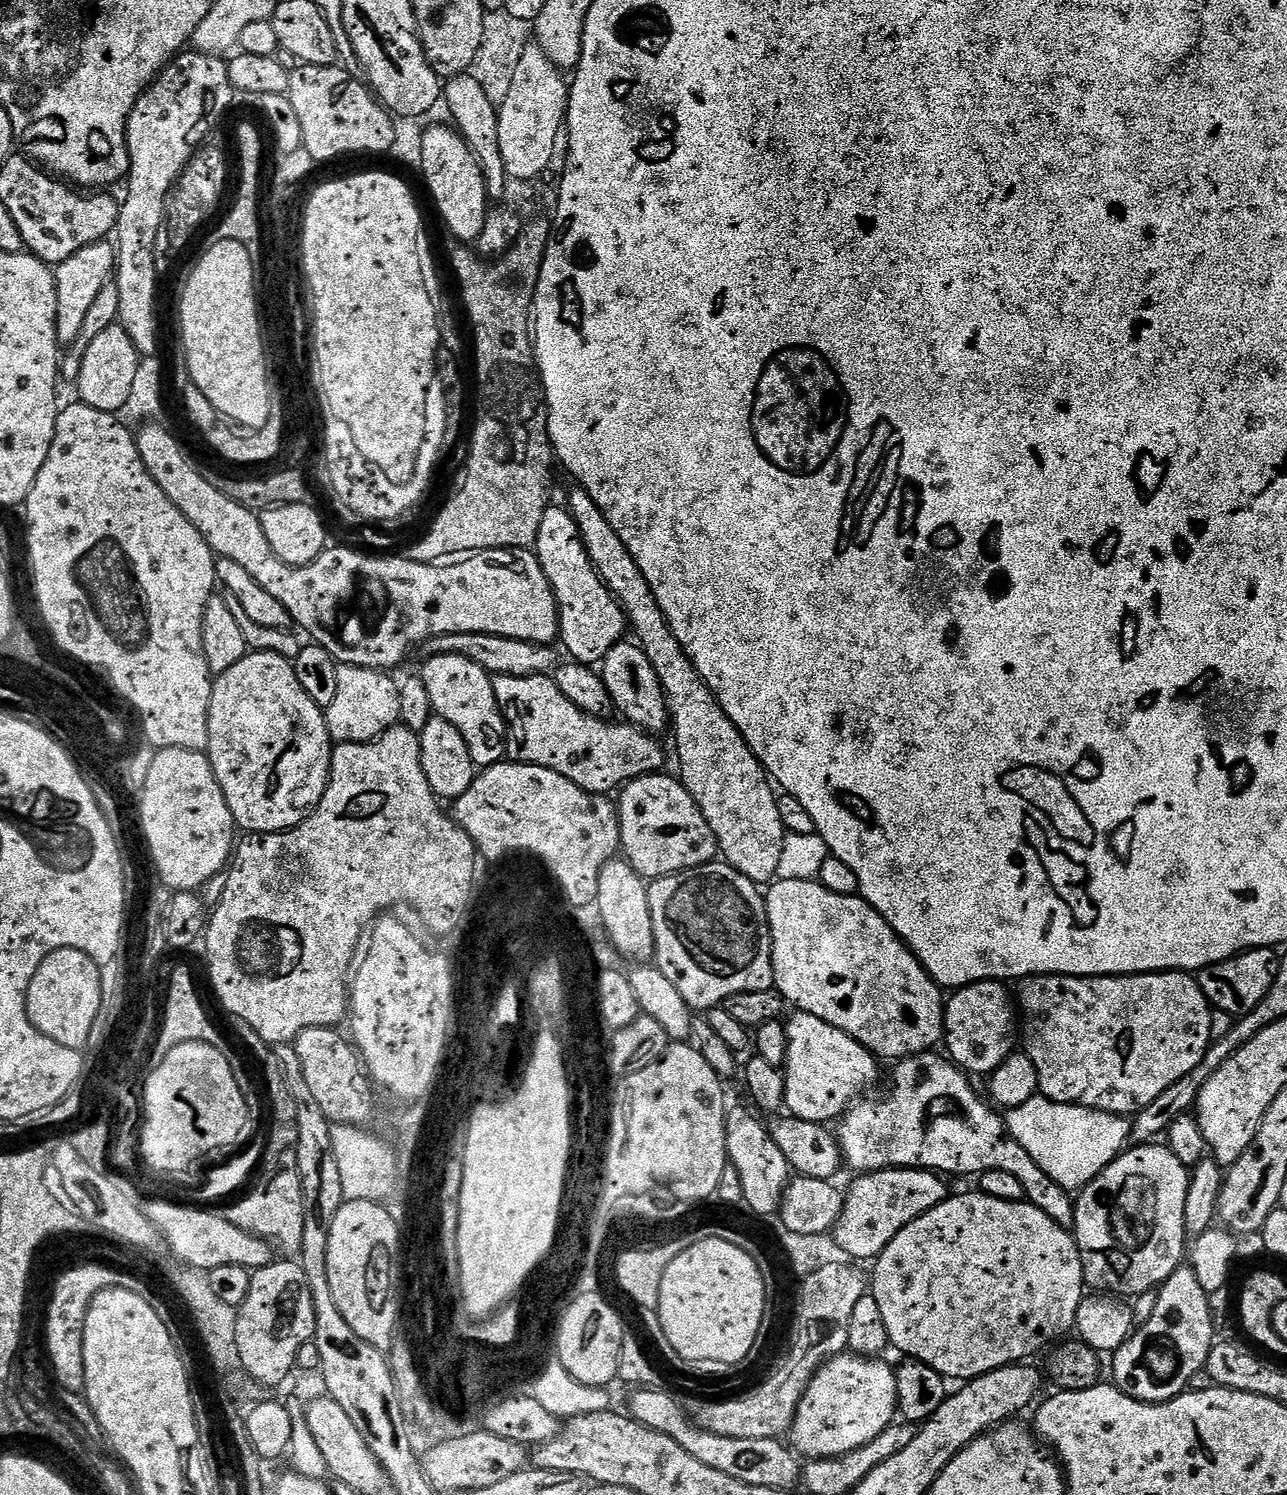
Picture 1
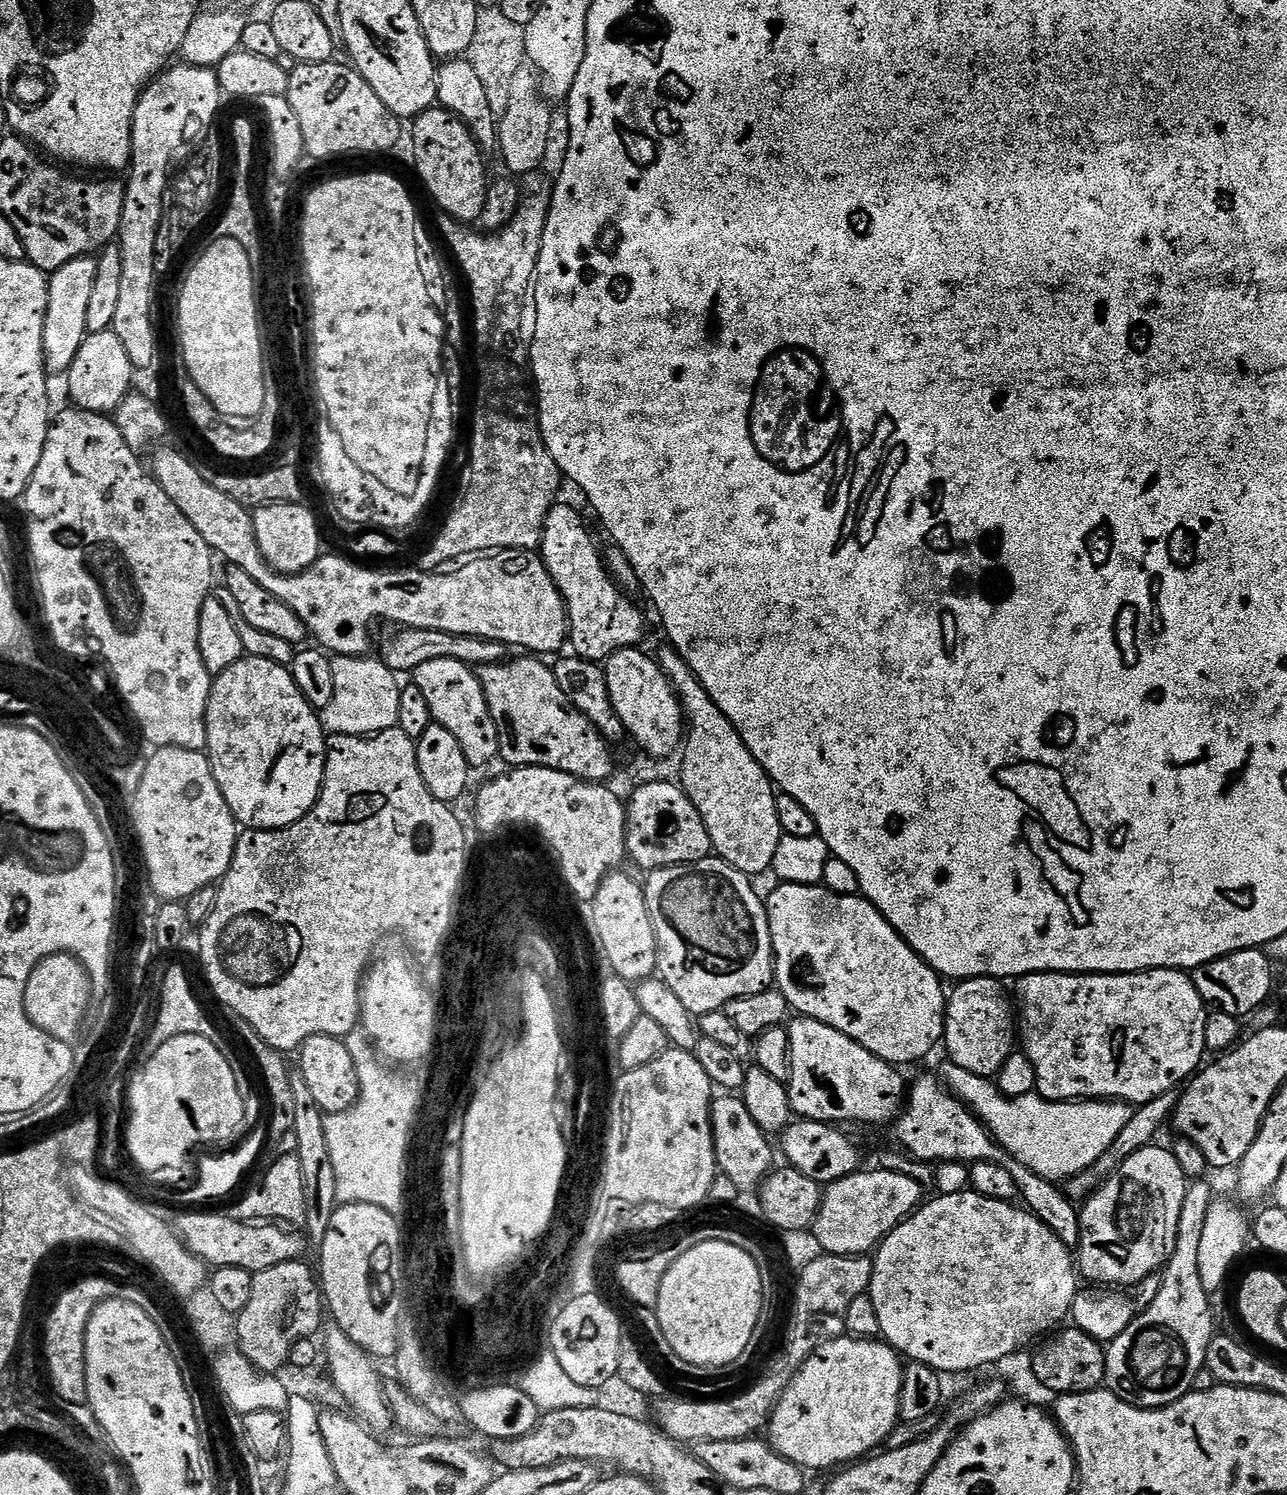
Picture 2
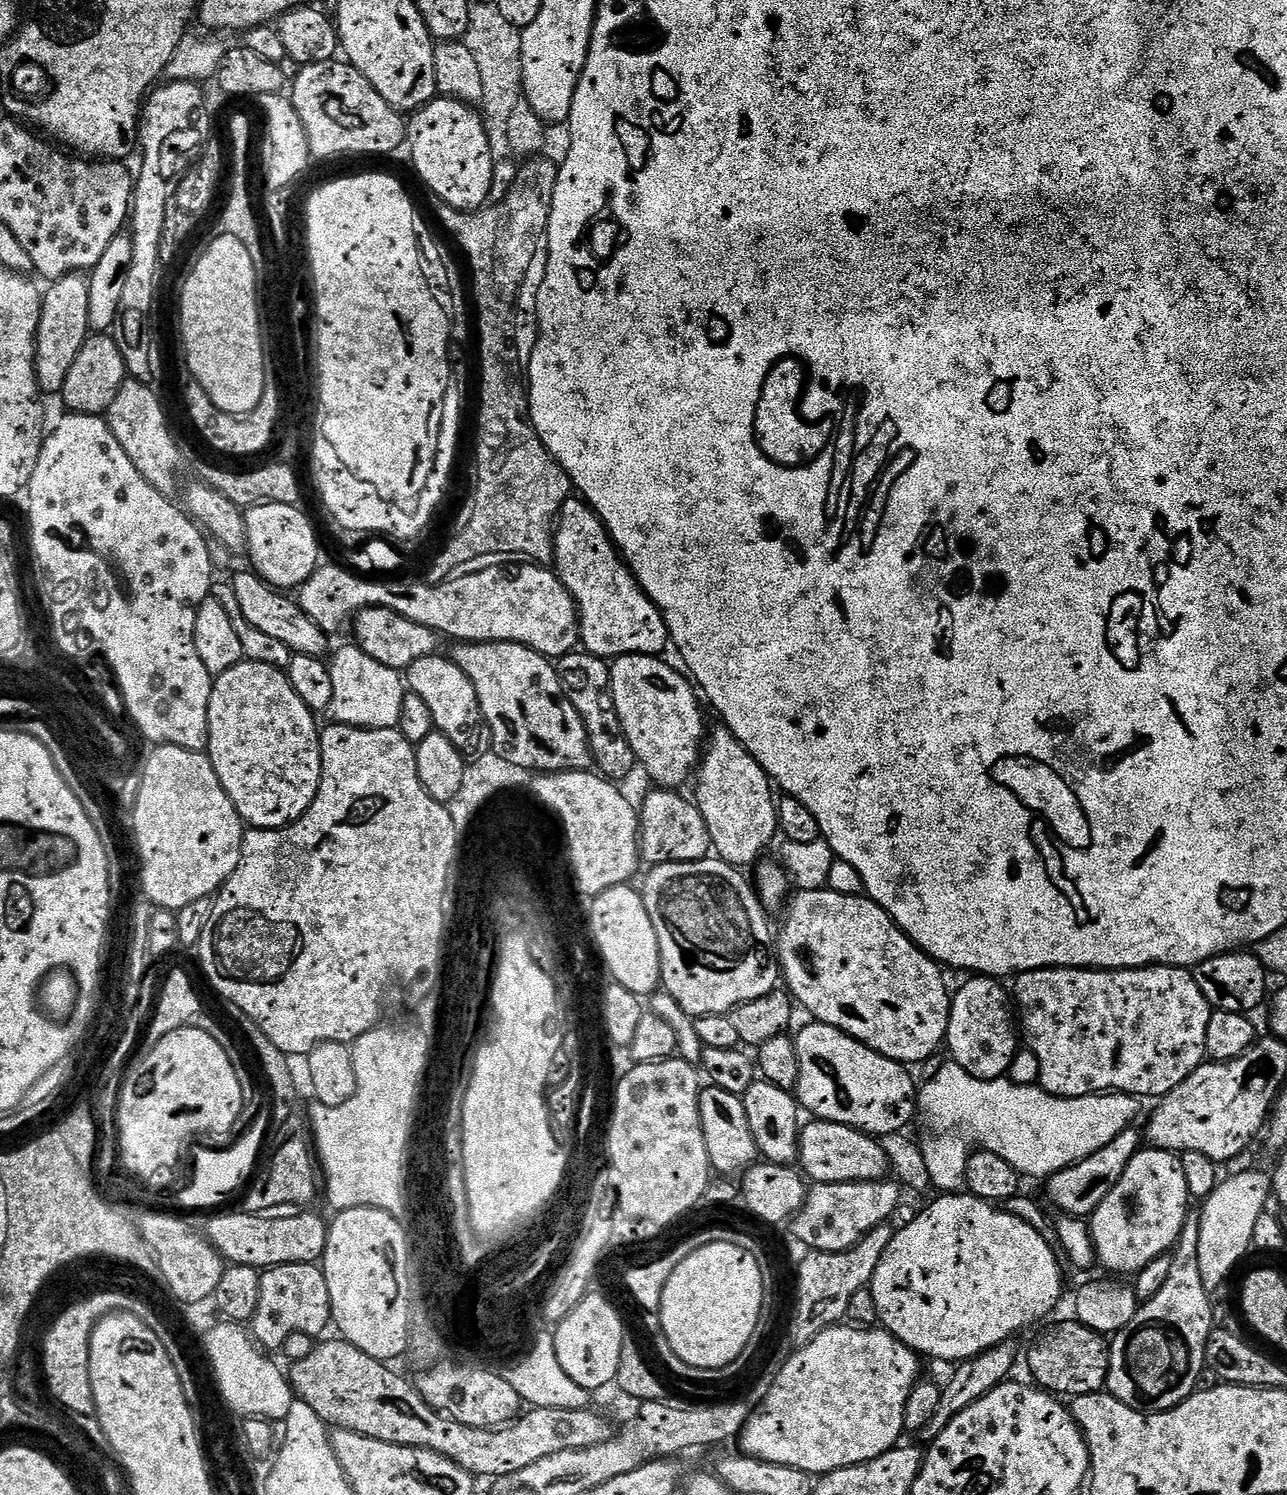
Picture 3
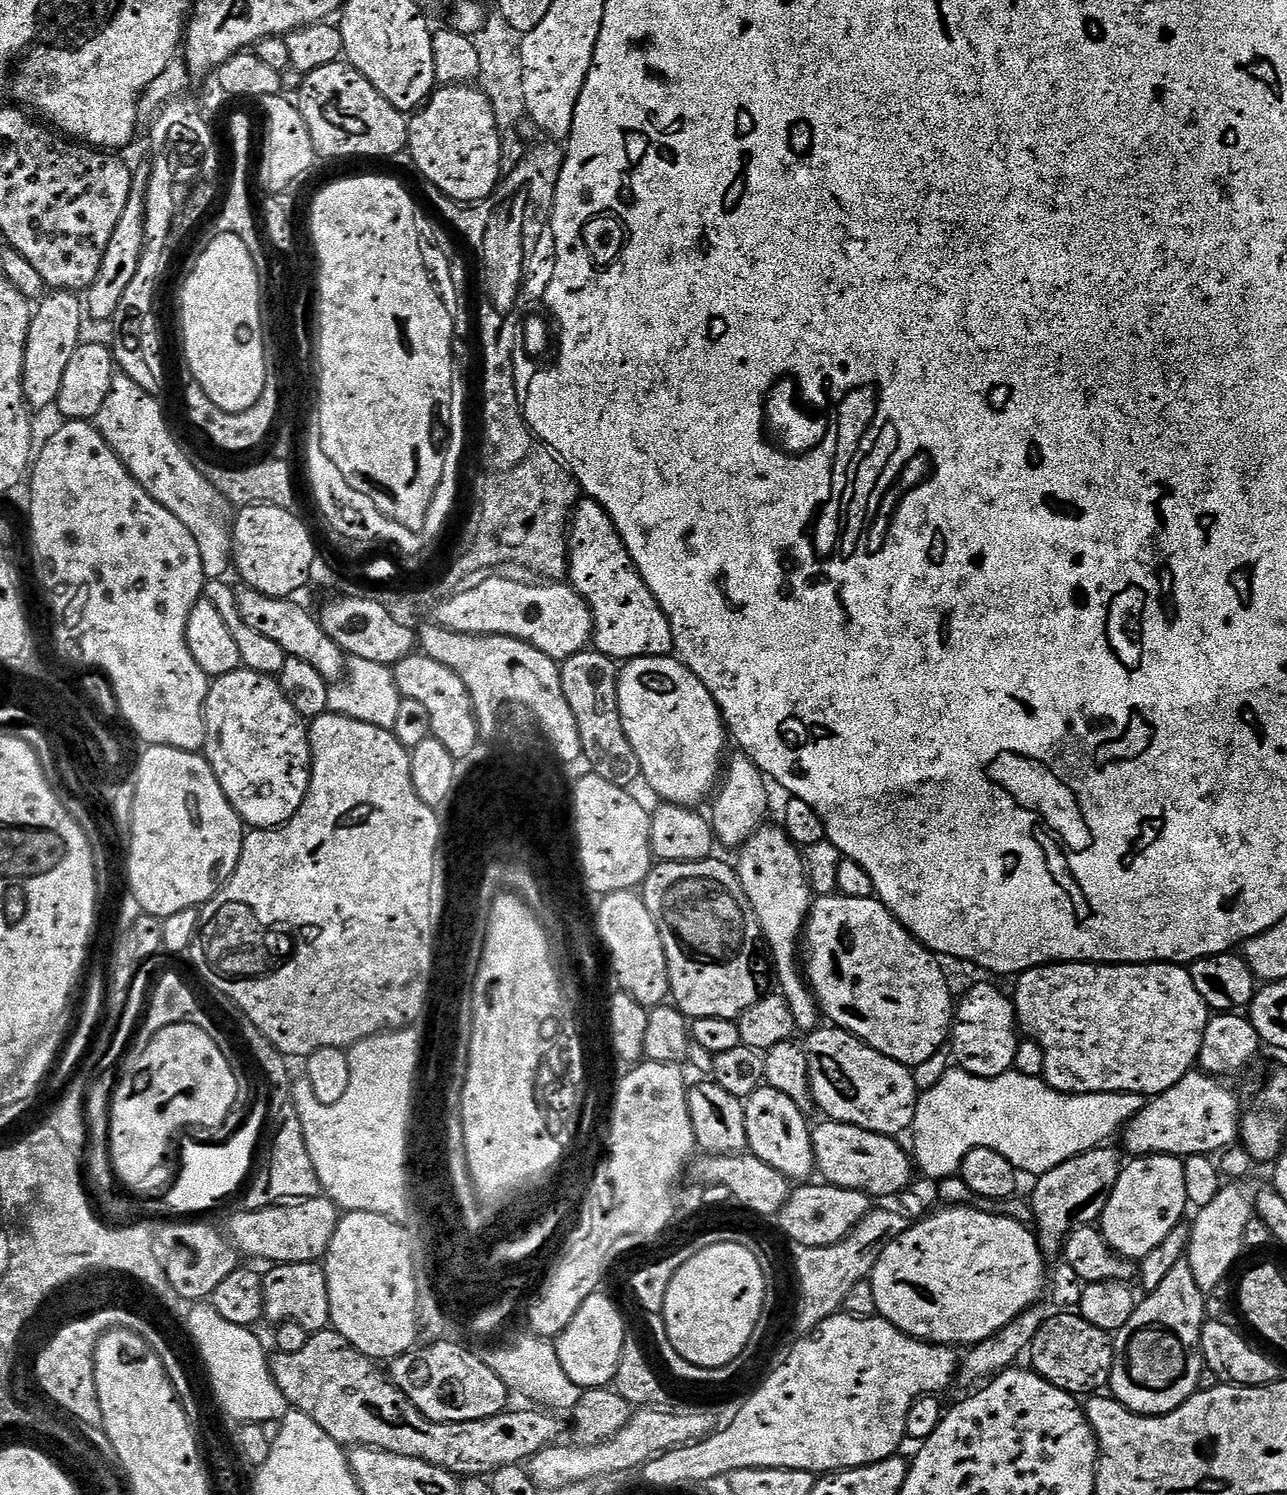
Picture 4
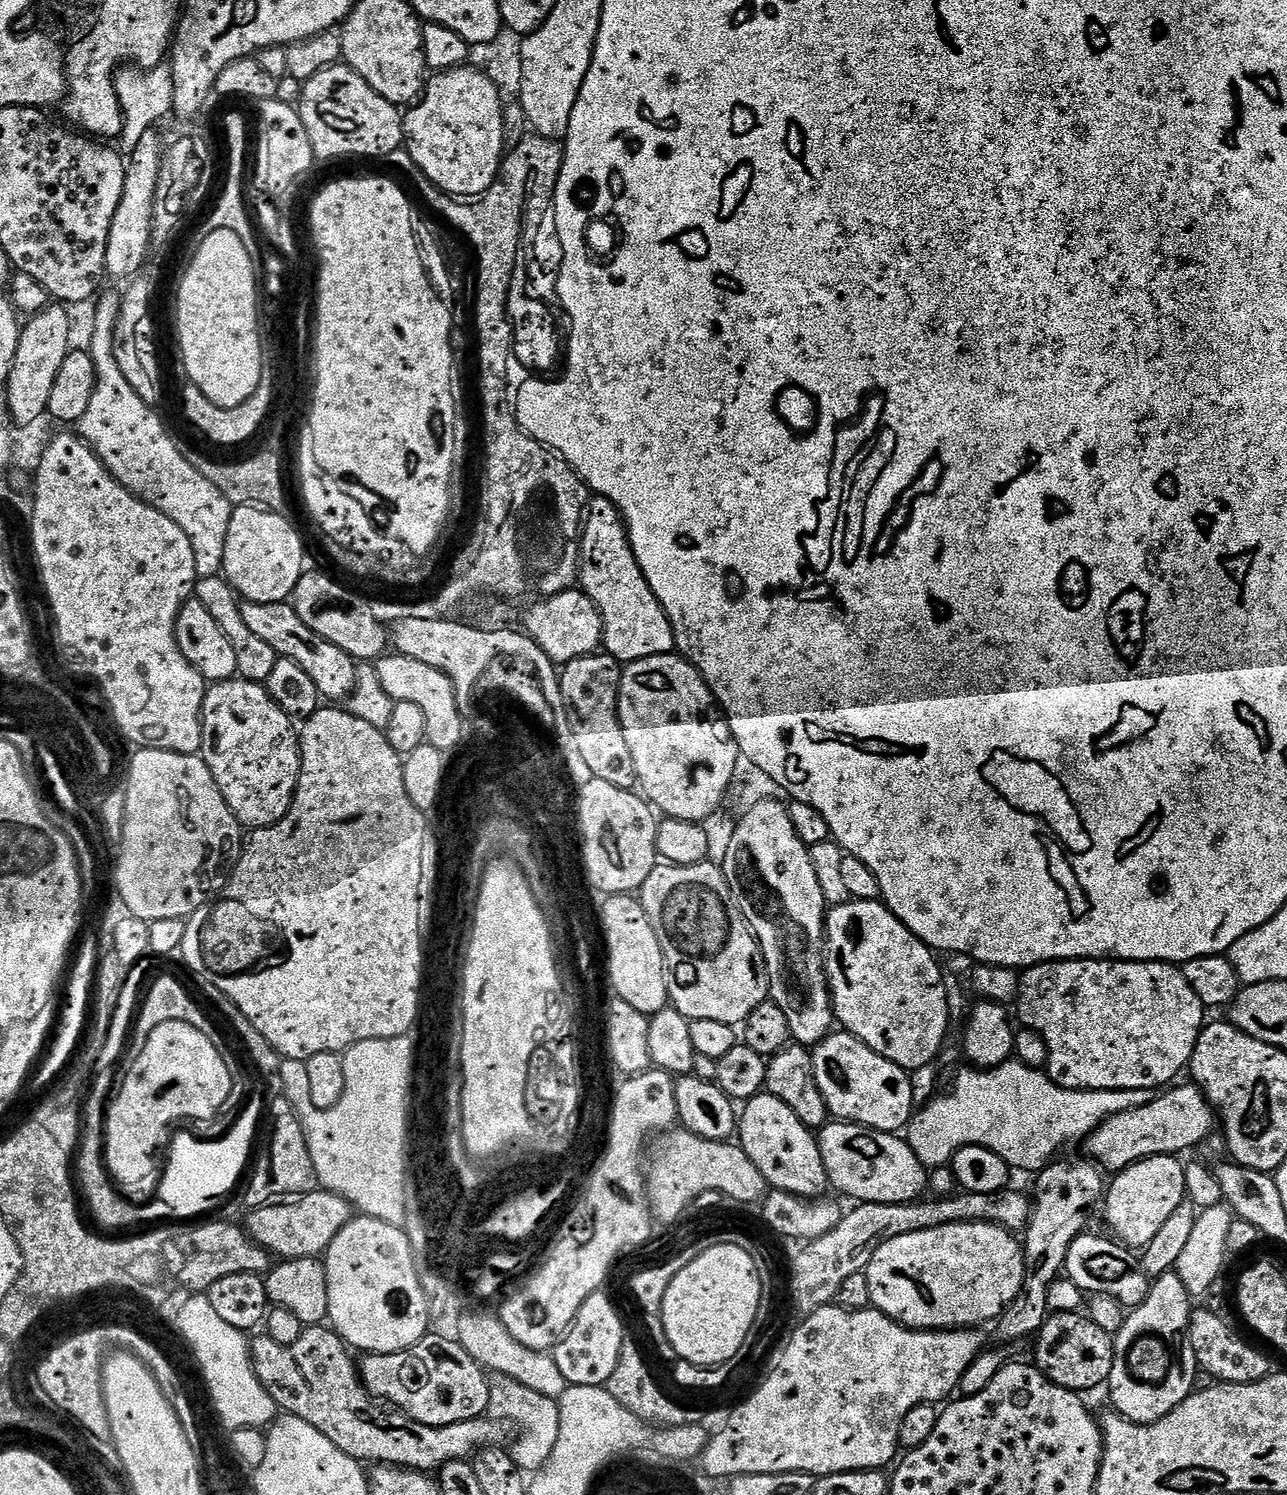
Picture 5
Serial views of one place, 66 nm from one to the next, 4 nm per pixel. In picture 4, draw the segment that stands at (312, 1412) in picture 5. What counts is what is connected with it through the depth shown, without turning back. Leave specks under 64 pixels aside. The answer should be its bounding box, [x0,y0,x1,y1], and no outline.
[271,1330,560,1478]

